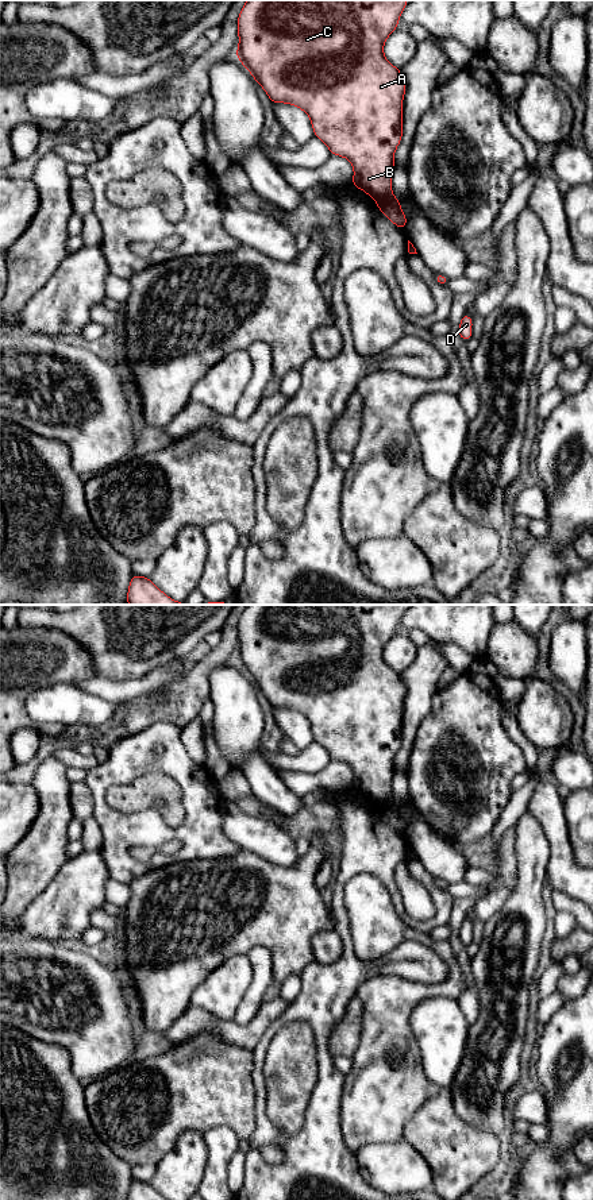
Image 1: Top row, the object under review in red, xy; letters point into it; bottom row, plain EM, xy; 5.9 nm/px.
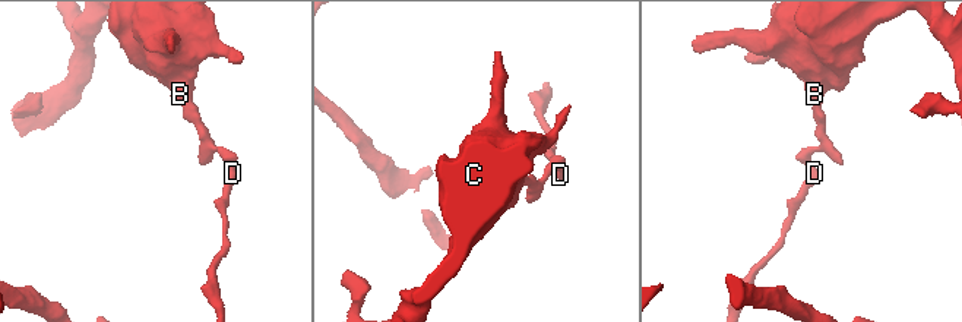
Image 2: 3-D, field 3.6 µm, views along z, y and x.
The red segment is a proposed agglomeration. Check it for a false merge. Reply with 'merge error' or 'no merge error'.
no merge error

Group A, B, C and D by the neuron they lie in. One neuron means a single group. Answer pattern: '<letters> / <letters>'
A B C D

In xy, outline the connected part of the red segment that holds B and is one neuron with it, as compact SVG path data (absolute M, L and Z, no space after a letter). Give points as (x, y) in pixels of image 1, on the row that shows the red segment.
M247 0L238 16L239 45L235 55L273 104L292 104L309 116L313 135L332 155L351 162L351 184L367 193L382 215L404 231L408 219L392 193L392 173L396 169L393 157L403 138L407 82L400 69L385 58L384 45L398 27L407 4L408 0Z

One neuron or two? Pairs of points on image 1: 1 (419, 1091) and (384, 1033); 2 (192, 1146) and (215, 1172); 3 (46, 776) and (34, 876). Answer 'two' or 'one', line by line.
1: one
2: two
3: one

